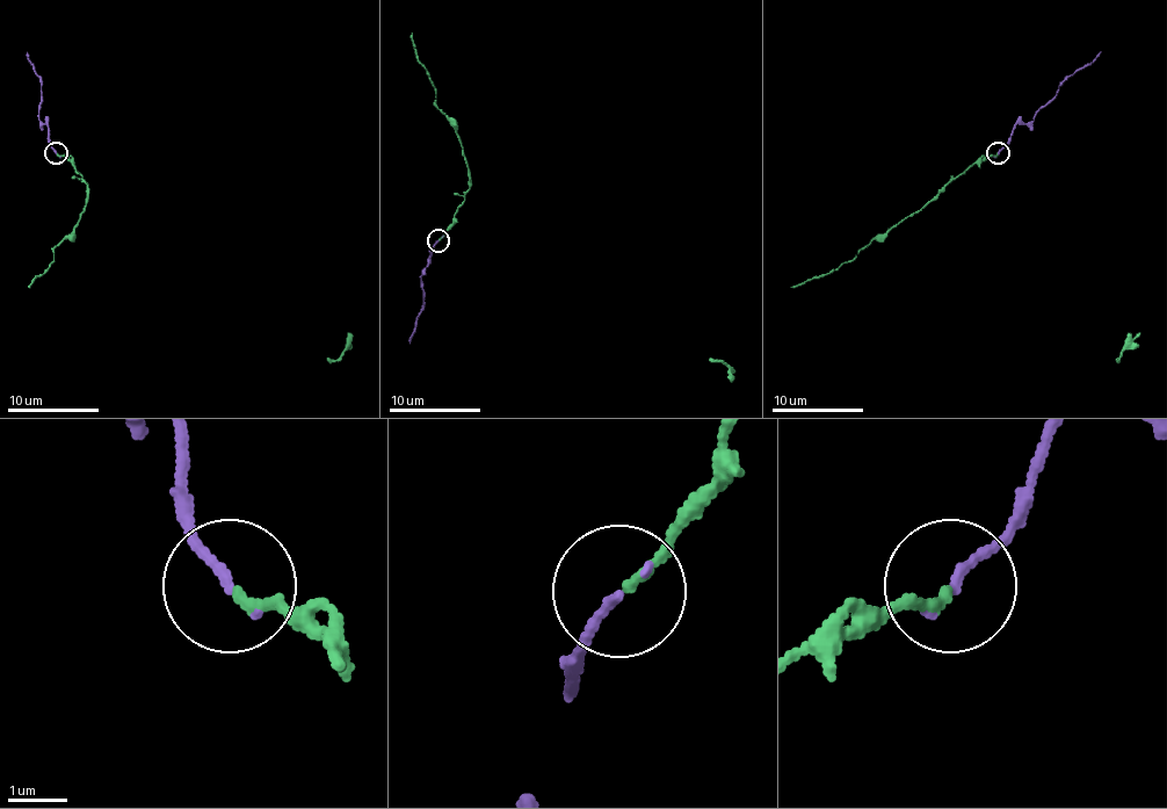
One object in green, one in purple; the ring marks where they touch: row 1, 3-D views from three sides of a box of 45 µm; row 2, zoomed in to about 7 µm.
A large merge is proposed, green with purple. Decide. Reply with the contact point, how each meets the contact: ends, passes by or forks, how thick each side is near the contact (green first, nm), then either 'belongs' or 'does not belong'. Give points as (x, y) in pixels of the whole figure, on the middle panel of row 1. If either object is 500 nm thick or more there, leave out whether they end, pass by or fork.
place (437, 240); green ends; purple ends; calibres 180 and 150 nm; belongs

